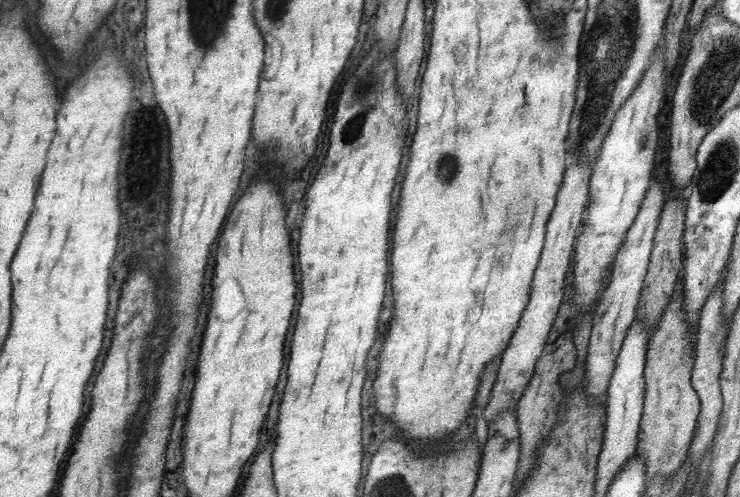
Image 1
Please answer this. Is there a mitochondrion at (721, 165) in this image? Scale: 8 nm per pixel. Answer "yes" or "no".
yes

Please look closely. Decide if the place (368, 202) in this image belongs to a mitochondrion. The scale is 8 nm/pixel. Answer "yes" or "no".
no

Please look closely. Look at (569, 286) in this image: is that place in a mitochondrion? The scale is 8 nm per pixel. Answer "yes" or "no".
no

